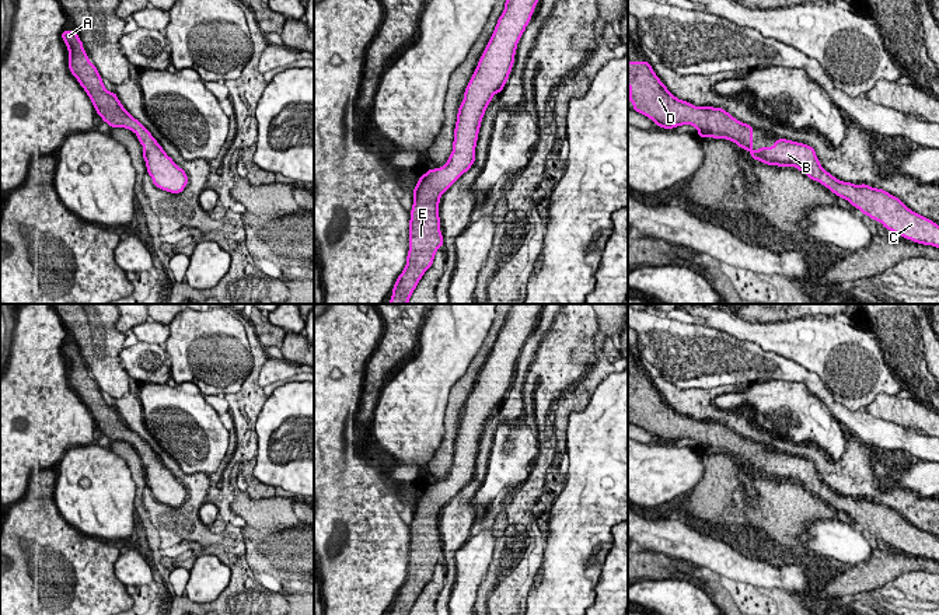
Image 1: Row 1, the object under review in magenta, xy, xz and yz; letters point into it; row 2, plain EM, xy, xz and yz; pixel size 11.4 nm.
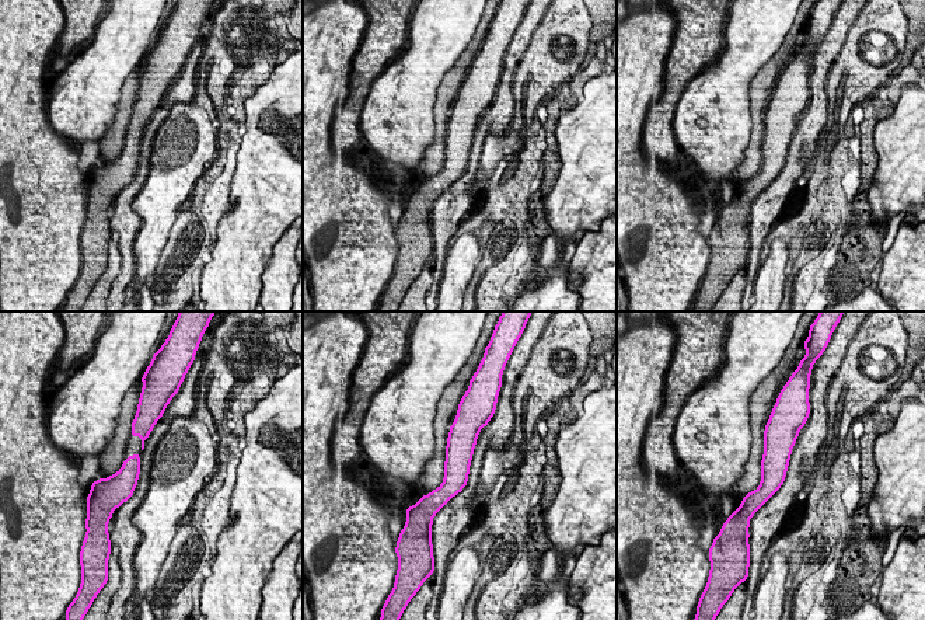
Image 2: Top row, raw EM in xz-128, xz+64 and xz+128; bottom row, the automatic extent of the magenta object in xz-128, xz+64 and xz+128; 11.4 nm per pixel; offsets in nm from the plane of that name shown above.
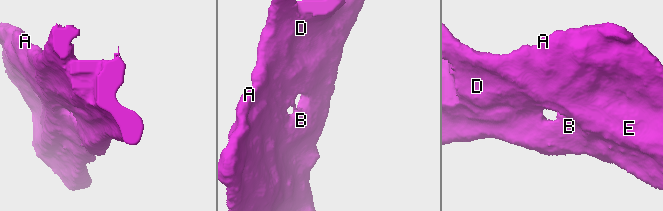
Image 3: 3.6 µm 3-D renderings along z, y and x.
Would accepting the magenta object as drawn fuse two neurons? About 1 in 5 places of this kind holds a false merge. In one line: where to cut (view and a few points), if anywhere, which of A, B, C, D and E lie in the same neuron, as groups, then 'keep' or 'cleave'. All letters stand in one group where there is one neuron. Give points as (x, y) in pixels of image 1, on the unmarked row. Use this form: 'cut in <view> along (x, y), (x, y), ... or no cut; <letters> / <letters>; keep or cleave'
no cut; A B C D E; keep

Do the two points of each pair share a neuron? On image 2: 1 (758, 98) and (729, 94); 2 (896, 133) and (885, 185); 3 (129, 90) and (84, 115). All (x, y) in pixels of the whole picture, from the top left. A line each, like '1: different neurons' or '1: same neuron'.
1: different neurons
2: same neuron
3: different neurons

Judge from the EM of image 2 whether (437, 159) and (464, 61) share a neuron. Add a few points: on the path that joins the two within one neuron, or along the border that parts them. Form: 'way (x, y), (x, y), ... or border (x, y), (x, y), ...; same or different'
way (439, 135), (442, 104), (450, 84); same

